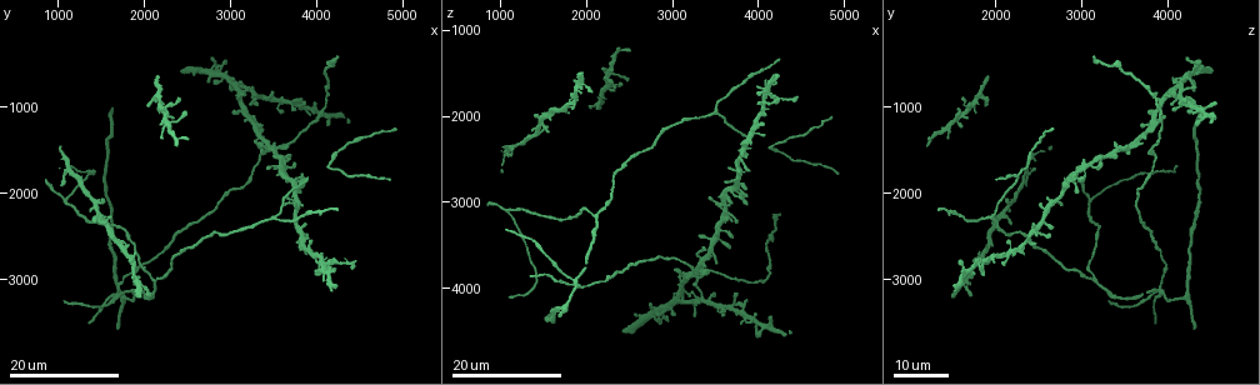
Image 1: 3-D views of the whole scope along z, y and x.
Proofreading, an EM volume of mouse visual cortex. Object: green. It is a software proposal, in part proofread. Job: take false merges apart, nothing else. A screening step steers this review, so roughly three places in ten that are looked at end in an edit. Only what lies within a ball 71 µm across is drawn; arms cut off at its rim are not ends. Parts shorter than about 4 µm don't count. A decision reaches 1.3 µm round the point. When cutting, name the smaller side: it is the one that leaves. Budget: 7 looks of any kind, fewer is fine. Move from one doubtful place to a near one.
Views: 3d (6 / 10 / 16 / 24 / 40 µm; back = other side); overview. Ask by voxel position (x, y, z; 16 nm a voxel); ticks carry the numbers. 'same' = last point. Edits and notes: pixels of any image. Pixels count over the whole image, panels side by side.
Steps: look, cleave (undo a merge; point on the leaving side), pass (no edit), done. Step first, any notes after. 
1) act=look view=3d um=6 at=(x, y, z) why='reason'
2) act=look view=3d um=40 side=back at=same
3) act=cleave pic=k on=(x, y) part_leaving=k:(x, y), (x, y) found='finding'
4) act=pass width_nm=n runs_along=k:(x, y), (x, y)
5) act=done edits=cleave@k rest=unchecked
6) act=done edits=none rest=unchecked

act=look view=3d um=24 at=(4150, 2850, 1750)

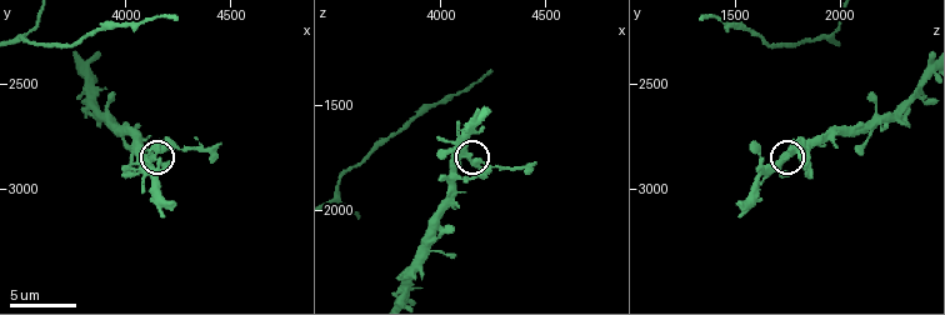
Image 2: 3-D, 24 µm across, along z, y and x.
act=look view=3d um=6 at=(4130, 2860, 1740)

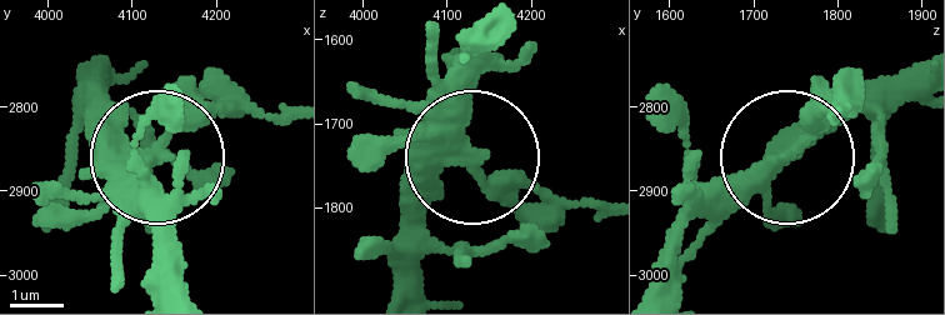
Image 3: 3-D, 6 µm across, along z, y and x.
act=cleave pic=3 on=(854, 110) part_leaving=3:(483, 174), (600, 200) found='two neurons meet here'

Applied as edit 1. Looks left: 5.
act=look view=3d um=24 at=(1950, 3150, 3750)

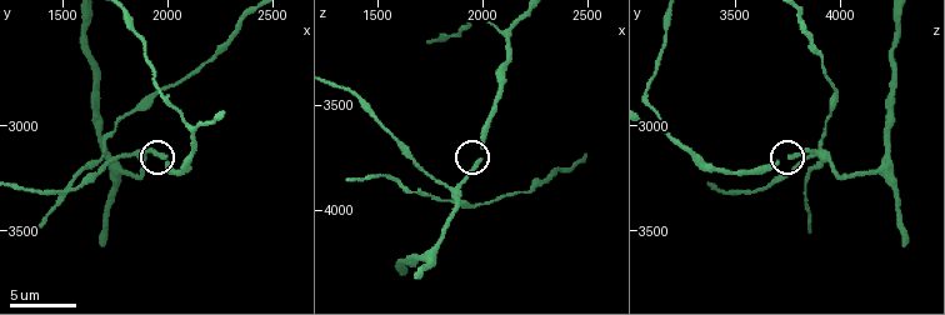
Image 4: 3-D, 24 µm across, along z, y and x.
act=look view=3d um=6 at=(1980, 3160, 3770)

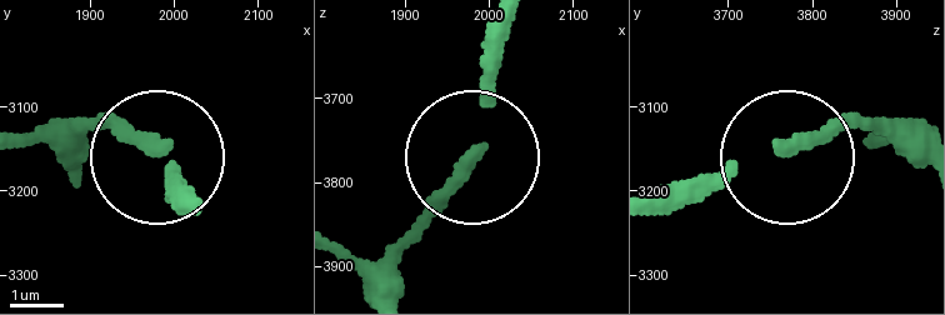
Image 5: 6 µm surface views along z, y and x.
act=pass runs_along=5:(796, 153), (881, 130) found='all the same neuron'

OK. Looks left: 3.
act=look view=3d um=6 at=(1690, 3120, 3920) why='two arms in line, one across'

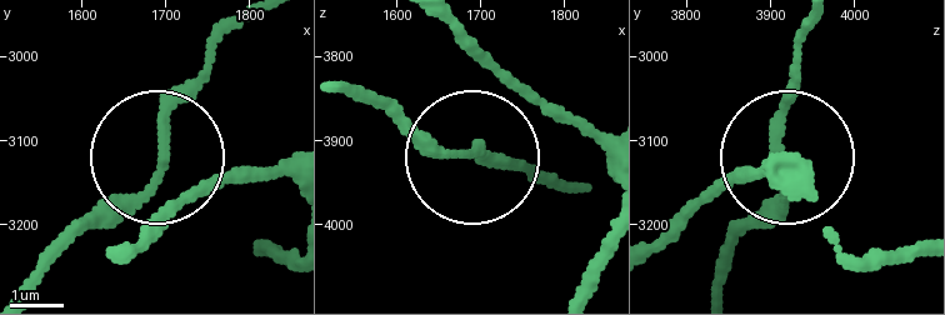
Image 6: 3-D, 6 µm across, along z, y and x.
act=pass arms=3 runs_along=6:(606, 130), (539, 113), (459, 158), (369, 103) found='continuous, no second neuron'

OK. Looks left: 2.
act=done edits=cleave@3 rest=unchecked

